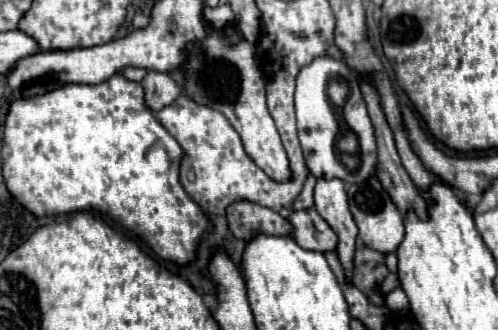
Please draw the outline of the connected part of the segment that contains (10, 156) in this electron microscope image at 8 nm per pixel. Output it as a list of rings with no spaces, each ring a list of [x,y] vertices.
[[[121,73],[113,75],[109,81],[103,81],[101,85],[63,85],[55,91],[47,91],[43,95],[35,95],[29,99],[17,99],[11,103],[7,119],[5,119],[5,141],[3,141],[3,149],[1,149],[1,161],[3,161],[3,177],[5,177],[5,185],[9,189],[9,193],[21,203],[25,205],[33,215],[43,217],[43,215],[59,215],[59,213],[71,213],[71,211],[101,211],[105,215],[109,215],[115,223],[127,227],[133,235],[137,235],[141,241],[145,241],[149,245],[149,249],[171,263],[177,265],[187,265],[191,261],[195,261],[197,257],[197,247],[203,239],[203,235],[207,231],[213,229],[211,219],[203,213],[203,209],[185,193],[181,181],[179,181],[179,165],[181,159],[185,157],[183,149],[179,147],[179,143],[165,131],[165,127],[157,121],[157,117],[153,115],[153,111],[145,105],[145,93],[141,83],[133,83],[127,81]]]

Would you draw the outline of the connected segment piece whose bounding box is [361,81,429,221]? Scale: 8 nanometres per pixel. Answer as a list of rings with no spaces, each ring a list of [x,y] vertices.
[[[361,81],[361,91],[363,91],[363,97],[367,101],[367,109],[369,109],[369,117],[375,125],[375,133],[377,133],[377,147],[379,147],[379,171],[377,171],[377,177],[383,185],[383,189],[389,193],[389,197],[393,199],[393,203],[397,205],[397,209],[405,215],[407,211],[415,211],[415,215],[421,219],[421,221],[427,221],[429,219],[429,211],[427,211],[427,201],[423,199],[421,191],[415,187],[415,183],[411,181],[411,177],[407,175],[405,167],[401,165],[401,159],[399,159],[399,153],[395,149],[395,141],[393,141],[393,133],[391,133],[391,127],[387,125],[387,119],[381,111],[381,105],[379,105],[379,95],[375,93],[375,89],[371,87],[371,83],[367,81]]]

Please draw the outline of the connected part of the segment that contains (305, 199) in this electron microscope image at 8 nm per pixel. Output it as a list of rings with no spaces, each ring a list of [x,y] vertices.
[[[309,173],[305,179],[305,185],[301,189],[301,193],[295,197],[291,211],[301,211],[301,209],[309,209],[313,207],[313,187],[315,187],[315,177]]]

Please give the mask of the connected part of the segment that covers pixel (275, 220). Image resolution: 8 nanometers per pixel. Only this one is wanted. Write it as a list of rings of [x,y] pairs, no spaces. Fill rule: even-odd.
[[[237,201],[227,207],[229,229],[237,239],[249,241],[257,235],[277,235],[277,237],[293,237],[293,225],[289,219],[281,217],[277,211],[249,203]]]

